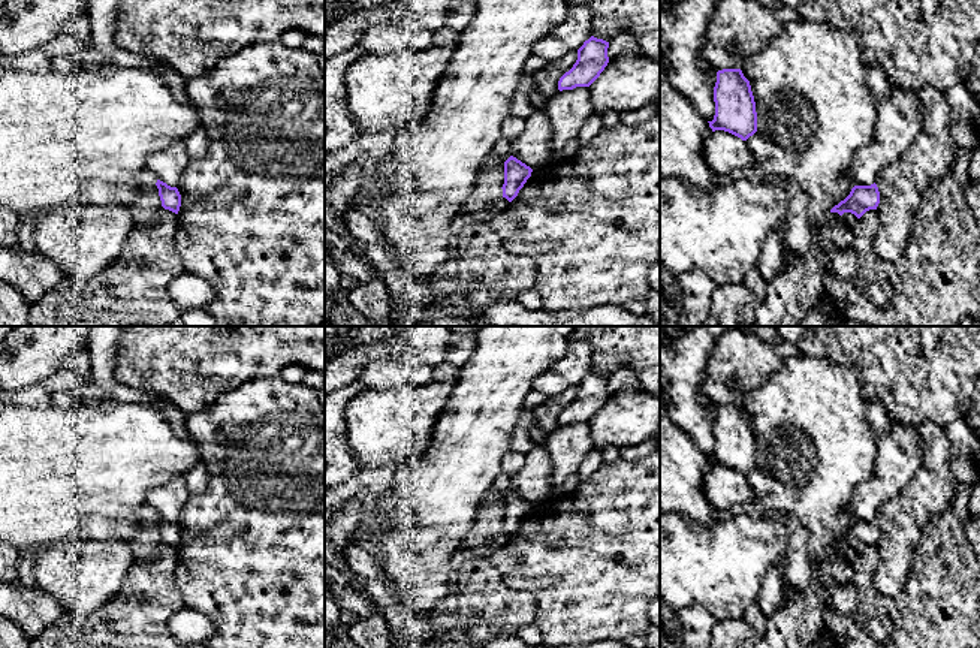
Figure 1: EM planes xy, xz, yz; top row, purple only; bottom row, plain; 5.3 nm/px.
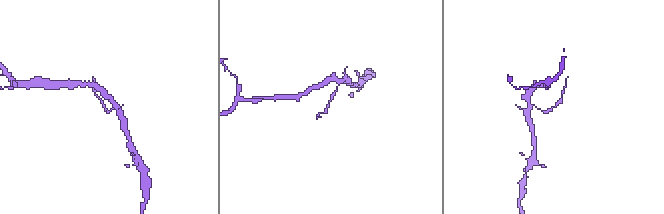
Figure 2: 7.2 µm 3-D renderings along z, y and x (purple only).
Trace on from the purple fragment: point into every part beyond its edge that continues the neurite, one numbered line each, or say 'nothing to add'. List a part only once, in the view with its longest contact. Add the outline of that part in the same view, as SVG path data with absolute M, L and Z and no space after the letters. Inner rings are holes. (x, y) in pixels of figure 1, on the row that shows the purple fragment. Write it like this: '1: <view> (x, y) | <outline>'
nothing to add

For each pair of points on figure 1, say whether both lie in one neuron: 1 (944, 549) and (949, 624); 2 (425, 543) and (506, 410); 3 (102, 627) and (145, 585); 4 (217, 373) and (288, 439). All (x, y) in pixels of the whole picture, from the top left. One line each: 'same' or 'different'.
1: same
2: same
3: same
4: different

